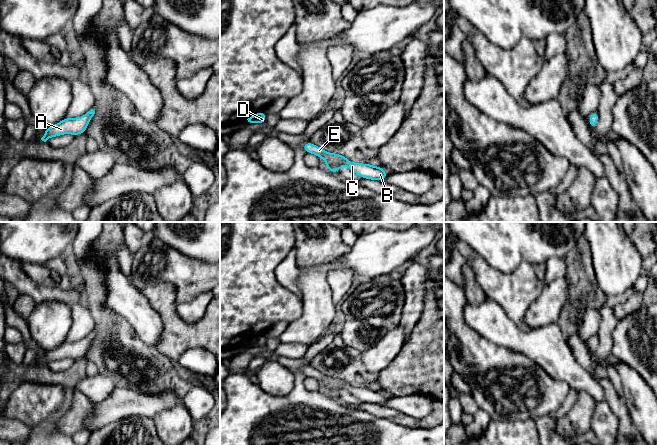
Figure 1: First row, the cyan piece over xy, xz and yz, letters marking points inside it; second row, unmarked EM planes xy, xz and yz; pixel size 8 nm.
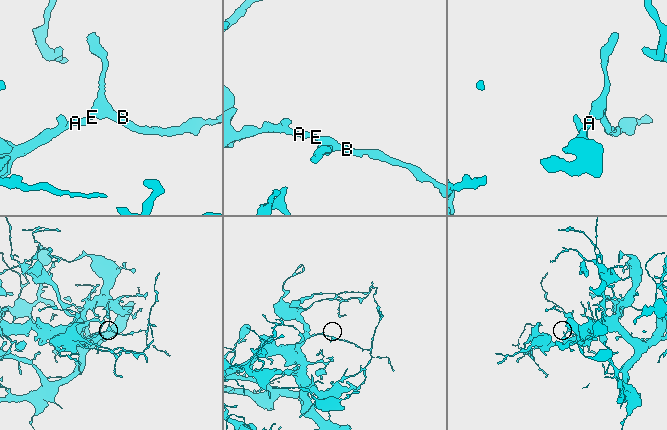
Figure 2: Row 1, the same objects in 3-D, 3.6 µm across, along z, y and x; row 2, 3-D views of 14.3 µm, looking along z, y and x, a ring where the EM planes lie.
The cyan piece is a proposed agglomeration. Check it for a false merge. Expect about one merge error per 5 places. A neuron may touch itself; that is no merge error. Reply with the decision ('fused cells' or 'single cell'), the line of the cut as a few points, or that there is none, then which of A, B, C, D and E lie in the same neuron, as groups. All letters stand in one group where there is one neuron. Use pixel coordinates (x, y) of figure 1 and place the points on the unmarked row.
single cell; cut none; groups A B C D E

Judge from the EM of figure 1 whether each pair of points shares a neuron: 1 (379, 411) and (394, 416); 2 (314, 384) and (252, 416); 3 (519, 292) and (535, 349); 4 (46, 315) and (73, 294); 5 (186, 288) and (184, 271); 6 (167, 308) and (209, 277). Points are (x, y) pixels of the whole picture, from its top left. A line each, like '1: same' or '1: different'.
1: same
2: different
3: different
4: different
5: same
6: different

